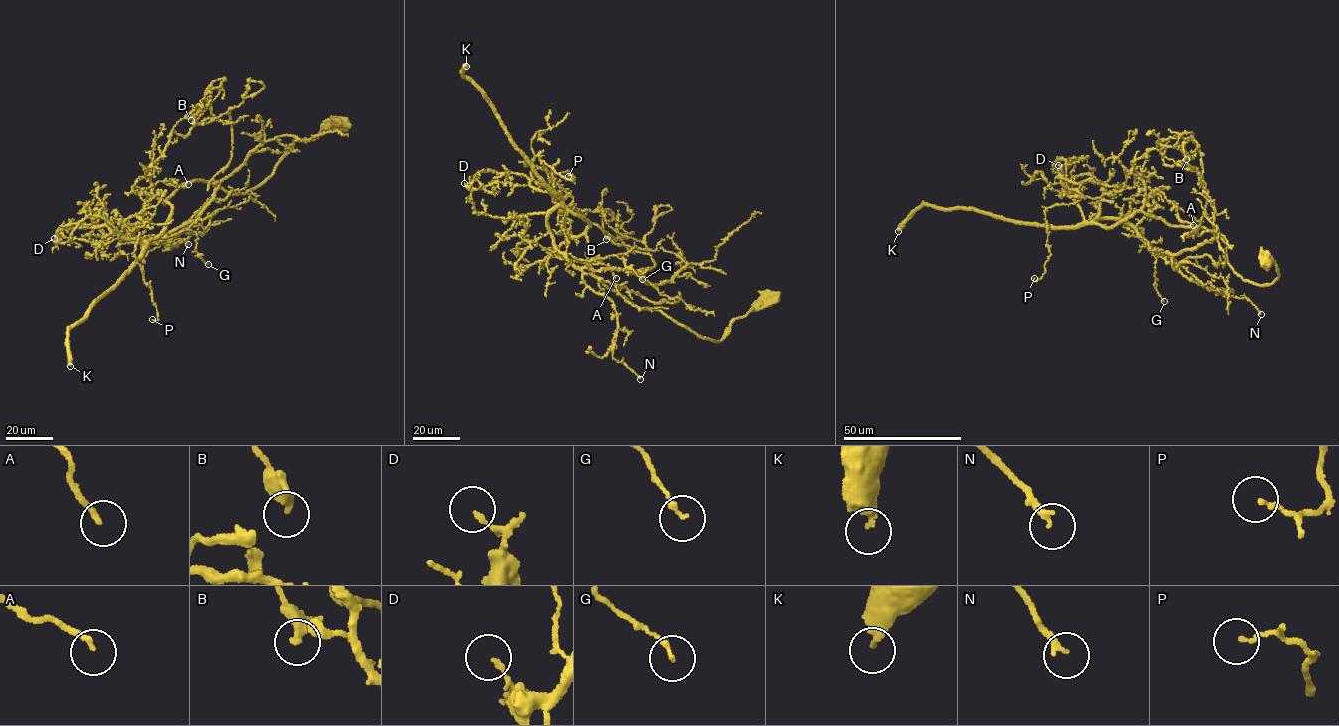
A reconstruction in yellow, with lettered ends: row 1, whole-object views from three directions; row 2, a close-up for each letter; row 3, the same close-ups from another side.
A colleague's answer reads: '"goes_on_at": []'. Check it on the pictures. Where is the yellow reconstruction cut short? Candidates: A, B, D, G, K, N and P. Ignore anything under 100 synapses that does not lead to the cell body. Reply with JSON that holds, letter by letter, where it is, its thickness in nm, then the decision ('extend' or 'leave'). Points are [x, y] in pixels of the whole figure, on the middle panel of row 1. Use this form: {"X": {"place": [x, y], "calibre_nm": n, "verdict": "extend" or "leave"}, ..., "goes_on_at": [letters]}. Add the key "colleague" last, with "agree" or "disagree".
{"A": {"place": [616, 278], "calibre_nm": 190, "verdict": "leave"}, "B": {"place": [606, 239], "calibre_nm": 240, "verdict": "leave"}, "D": {"place": [464, 183], "calibre_nm": 160, "verdict": "leave"}, "G": {"place": [642, 279], "calibre_nm": 150, "verdict": "leave"}, "K": {"place": [466, 66], "calibre_nm": 320, "verdict": "extend"}, "N": {"place": [640, 379], "calibre_nm": 240, "verdict": "leave"}, "P": {"place": [568, 176], "calibre_nm": 120, "verdict": "leave"}, "goes_on_at": ["K"], "colleague": "disagree"}

